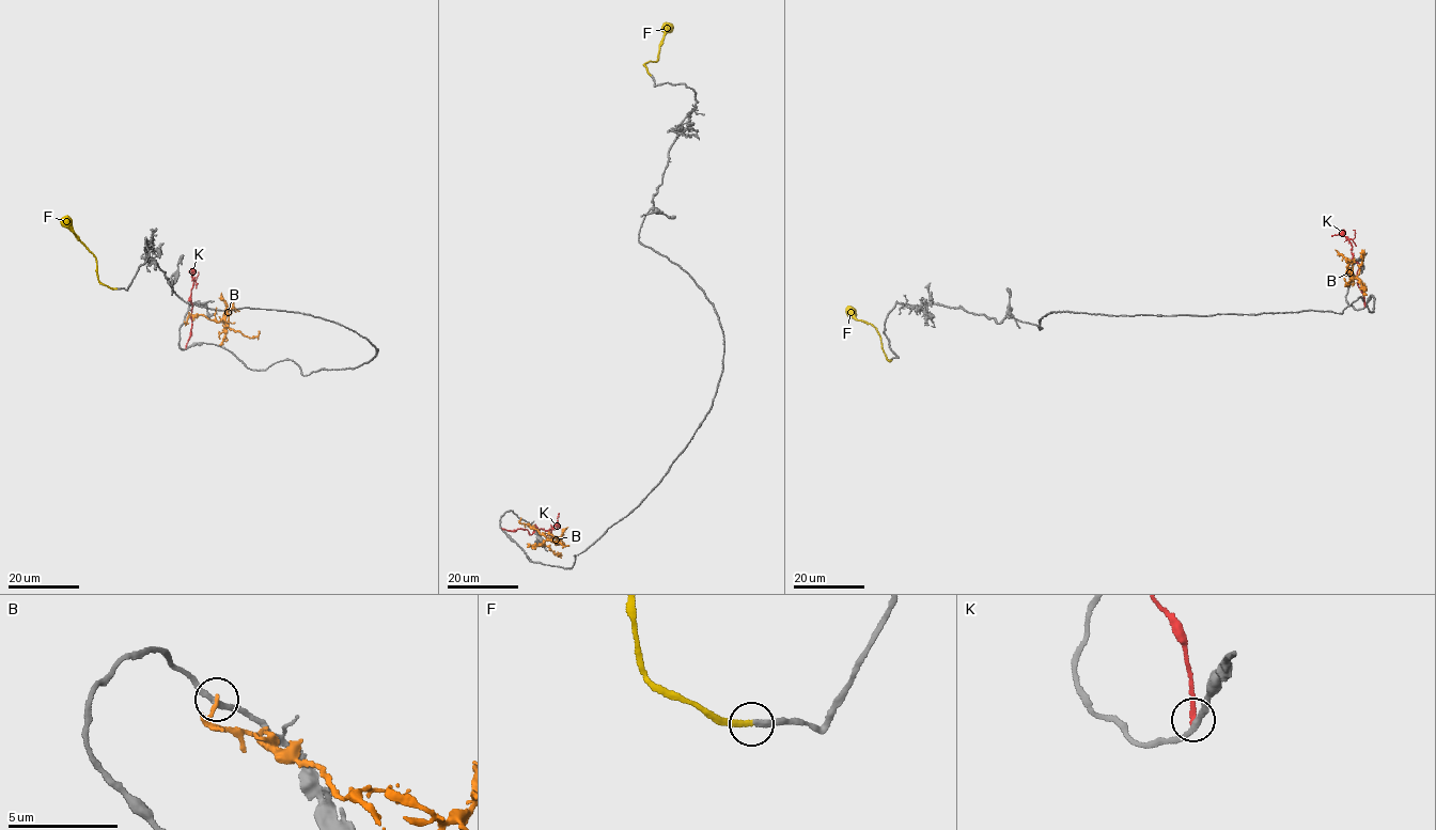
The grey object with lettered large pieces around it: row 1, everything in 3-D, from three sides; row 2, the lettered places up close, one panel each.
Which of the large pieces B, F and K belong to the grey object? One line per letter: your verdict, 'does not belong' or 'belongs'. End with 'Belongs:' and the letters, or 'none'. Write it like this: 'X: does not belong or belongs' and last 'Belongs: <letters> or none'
B: does not belong
F: belongs
K: does not belong
Belongs: F

